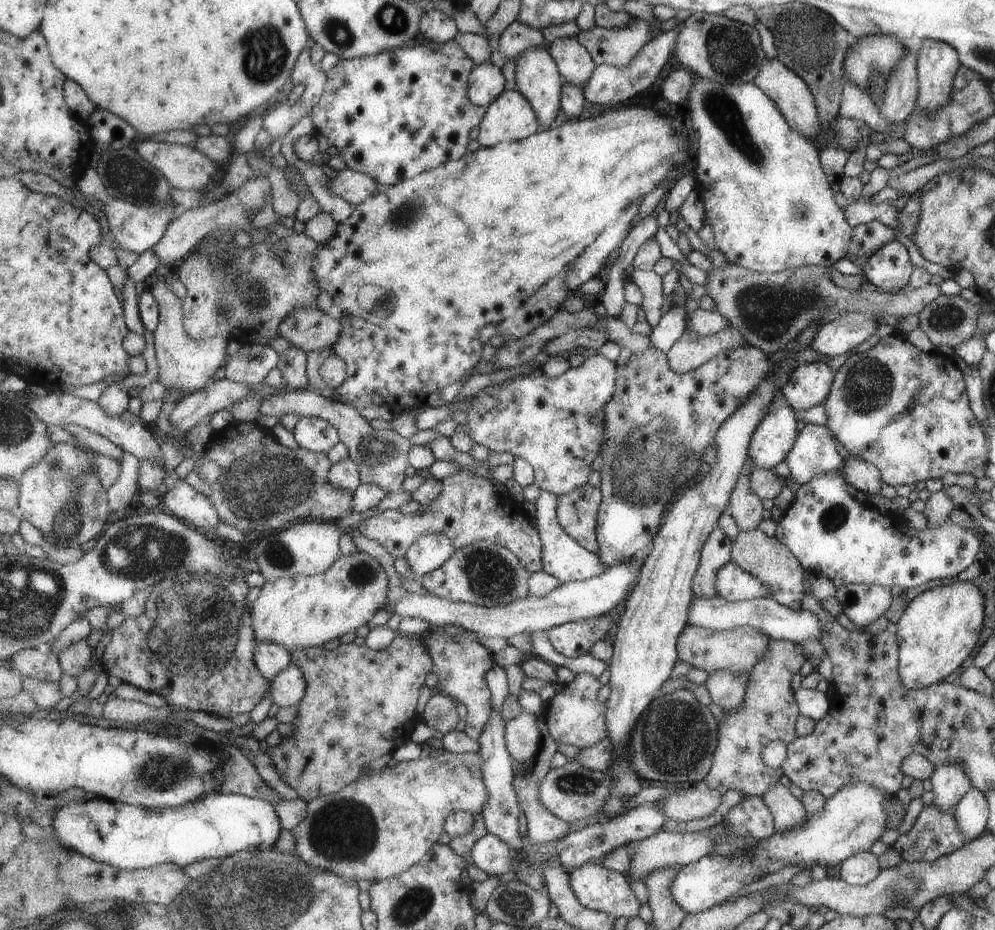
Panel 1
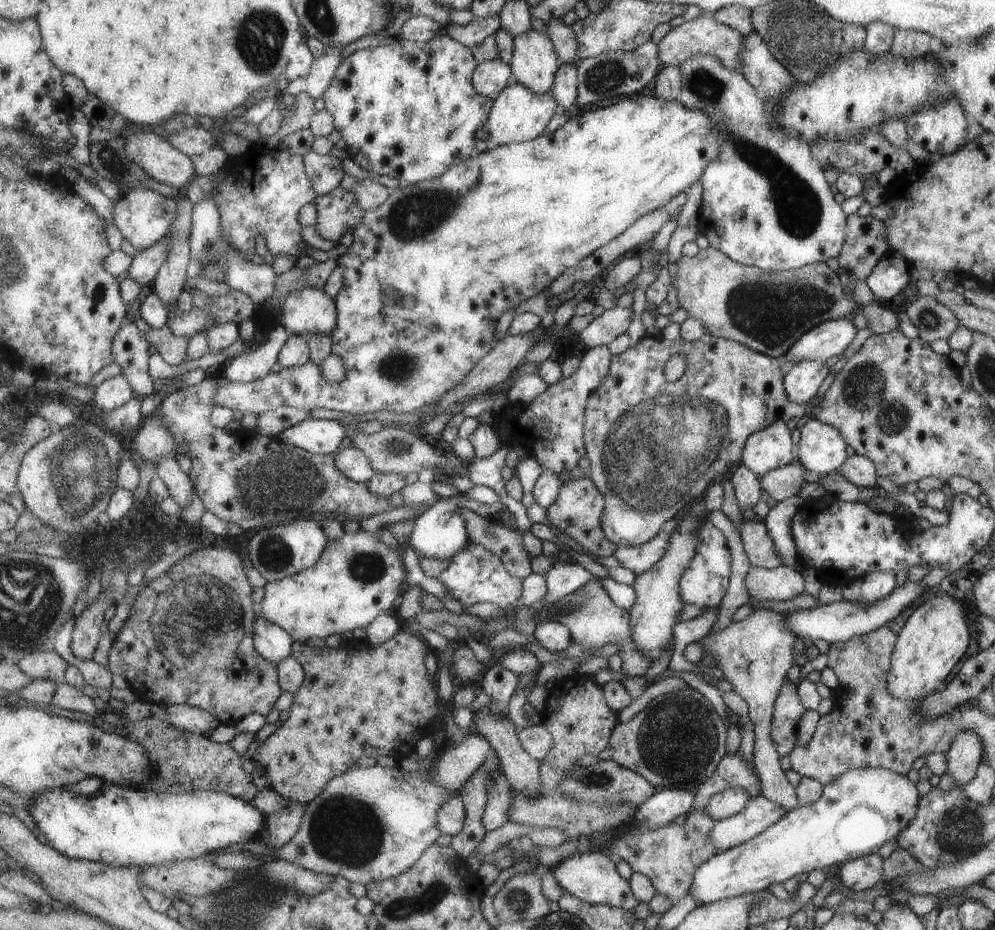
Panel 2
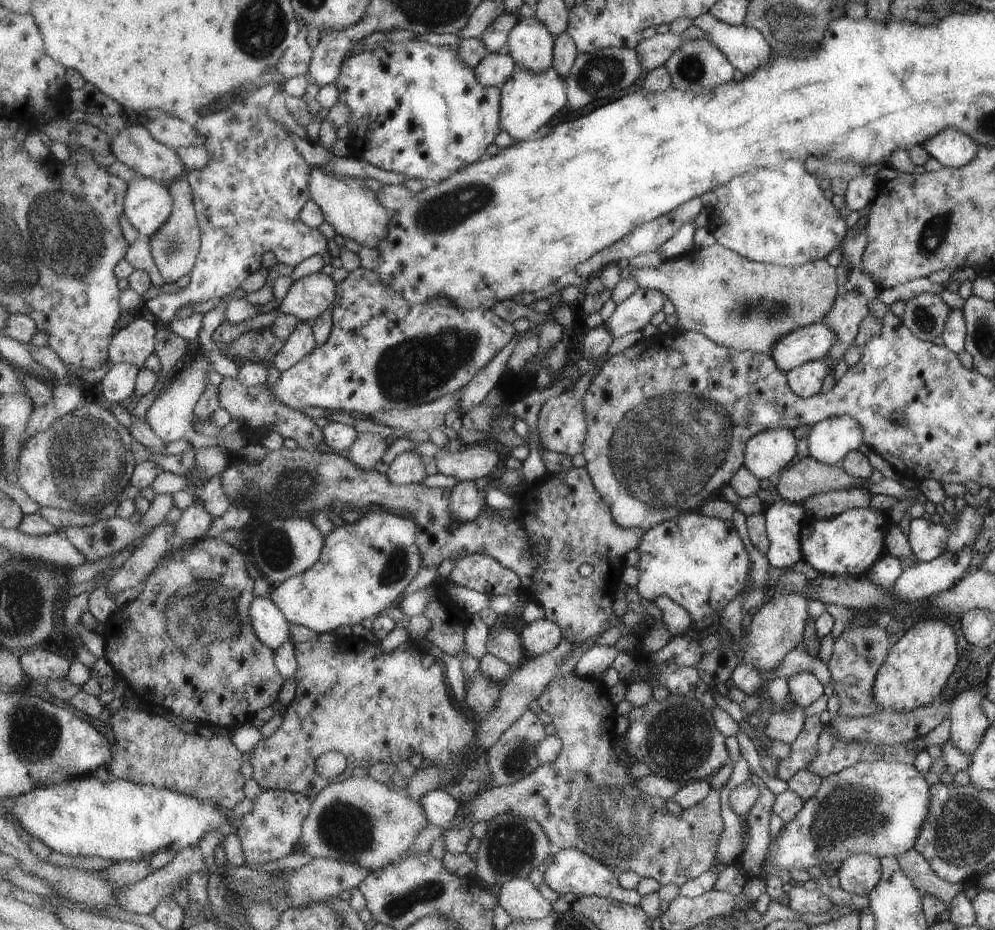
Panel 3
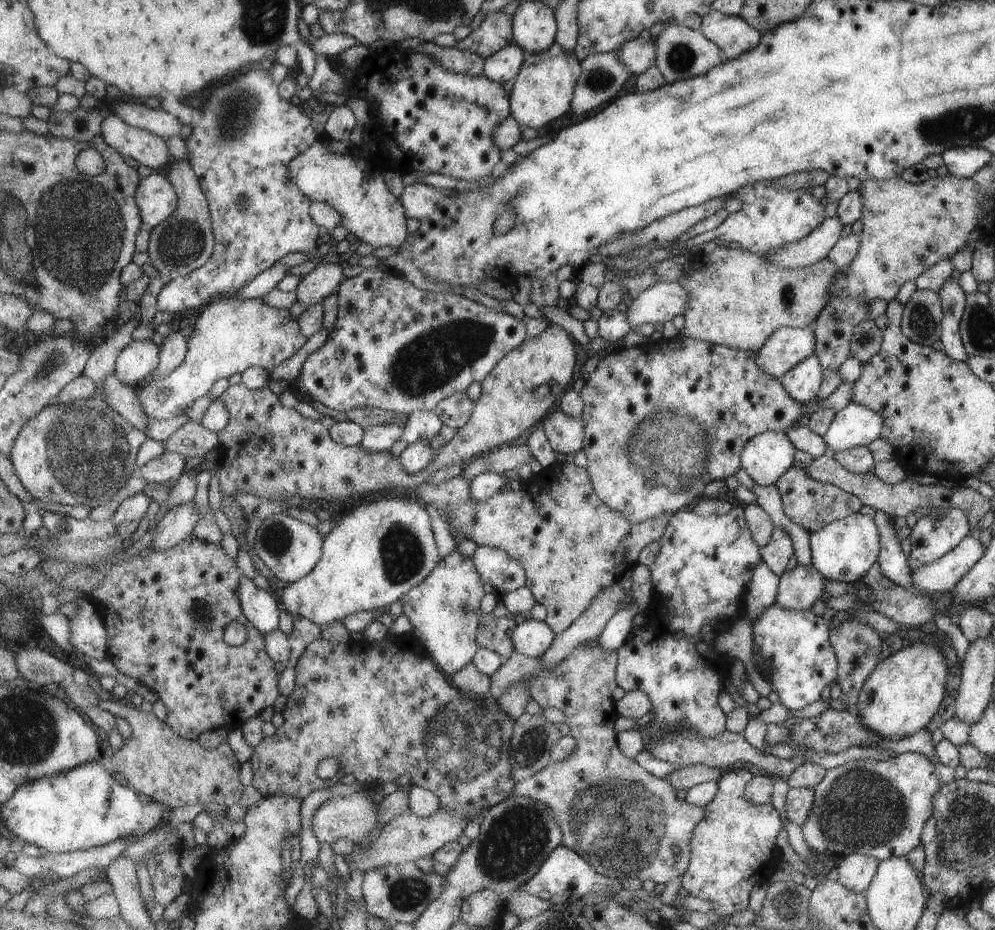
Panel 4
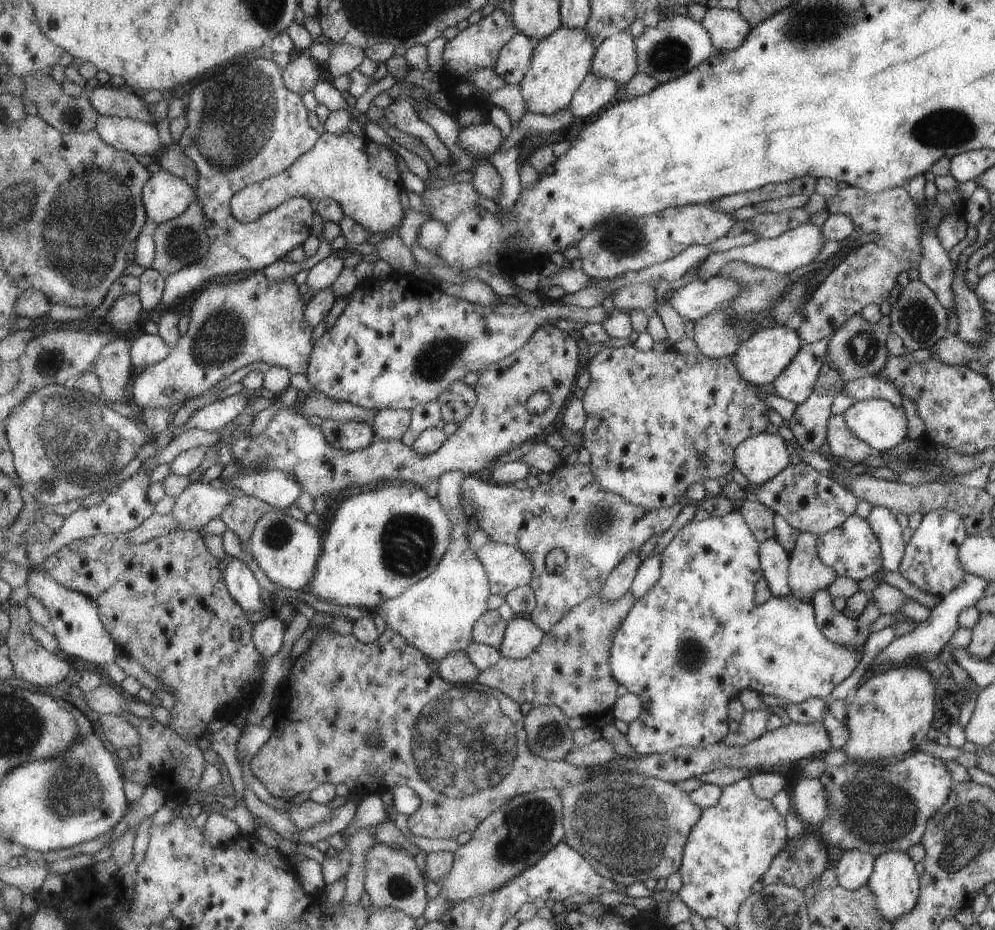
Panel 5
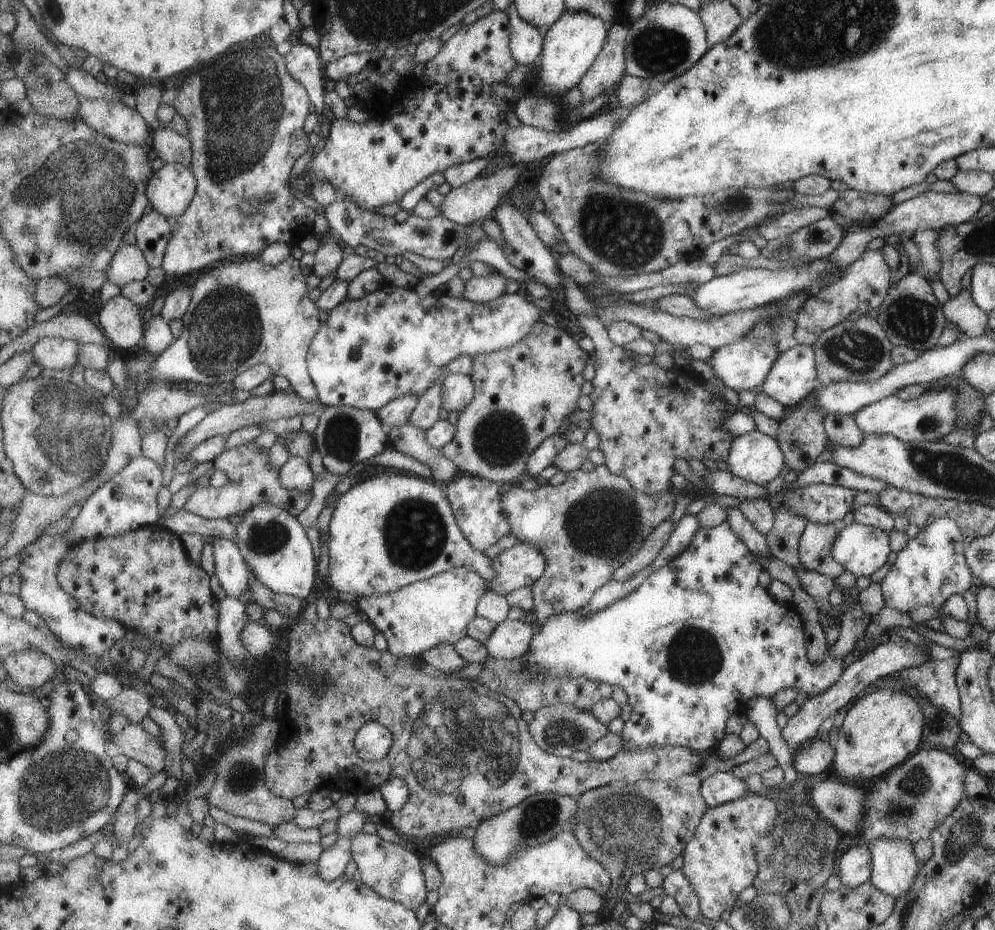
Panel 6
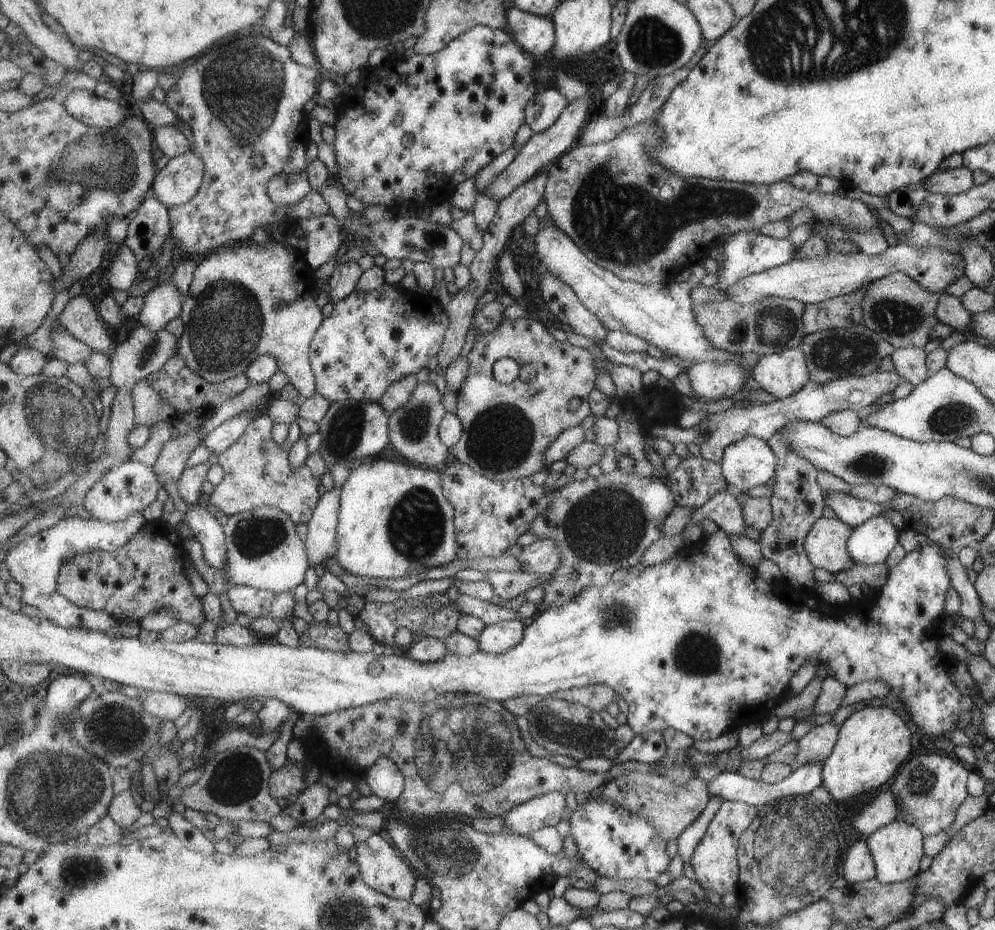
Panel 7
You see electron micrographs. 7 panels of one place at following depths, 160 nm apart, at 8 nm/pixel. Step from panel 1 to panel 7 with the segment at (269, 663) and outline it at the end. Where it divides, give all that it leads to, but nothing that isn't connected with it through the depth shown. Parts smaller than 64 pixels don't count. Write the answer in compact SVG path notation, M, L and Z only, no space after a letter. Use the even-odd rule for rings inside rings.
M193 506L191 512L183 514L176 508L171 513L163 513L161 518L174 528L183 522L204 548L204 559L213 568L224 570L228 553L228 536L224 525L215 518L207 507Z

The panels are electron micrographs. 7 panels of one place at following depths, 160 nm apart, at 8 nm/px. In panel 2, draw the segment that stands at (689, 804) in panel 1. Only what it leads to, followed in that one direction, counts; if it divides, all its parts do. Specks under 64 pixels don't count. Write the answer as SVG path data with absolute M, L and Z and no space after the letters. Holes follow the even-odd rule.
M731 787L715 794L706 806L706 811L711 818L720 821L739 814L750 798L744 788Z

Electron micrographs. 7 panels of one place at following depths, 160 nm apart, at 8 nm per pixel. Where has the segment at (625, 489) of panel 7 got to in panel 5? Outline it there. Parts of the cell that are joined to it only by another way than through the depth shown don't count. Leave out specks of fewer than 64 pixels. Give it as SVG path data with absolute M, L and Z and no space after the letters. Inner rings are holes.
M591 462L588 465L564 463L555 470L550 480L540 483L535 488L527 487L525 490L519 490L513 484L489 484L475 475L468 475L463 480L461 492L462 497L471 500L477 510L477 514L473 516L476 528L485 530L492 541L519 548L533 562L534 576L530 586L535 592L537 606L532 613L532 620L545 632L553 630L555 624L561 622L575 606L599 595L615 568L633 550L642 550L652 538L667 532L673 526L675 518L681 514L685 504L684 501L677 502L674 506L657 510L647 510L643 506L631 504L623 496L602 488L595 480ZM553 548L560 548L567 558L564 568L558 574L547 570L547 554Z

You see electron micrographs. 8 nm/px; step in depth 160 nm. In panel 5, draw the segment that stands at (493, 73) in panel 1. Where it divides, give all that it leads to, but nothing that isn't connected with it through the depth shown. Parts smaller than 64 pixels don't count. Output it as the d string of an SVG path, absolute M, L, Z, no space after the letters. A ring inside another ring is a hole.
M518 31L509 44L503 47L495 70L508 84L521 83L531 70L536 42L527 33Z

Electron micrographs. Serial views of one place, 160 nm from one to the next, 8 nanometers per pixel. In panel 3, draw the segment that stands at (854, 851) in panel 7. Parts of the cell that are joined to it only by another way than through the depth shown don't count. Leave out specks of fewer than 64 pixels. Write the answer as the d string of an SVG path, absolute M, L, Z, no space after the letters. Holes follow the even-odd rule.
M855 853L842 862L836 875L839 887L845 892L867 896L880 879L881 871L877 856L869 853Z

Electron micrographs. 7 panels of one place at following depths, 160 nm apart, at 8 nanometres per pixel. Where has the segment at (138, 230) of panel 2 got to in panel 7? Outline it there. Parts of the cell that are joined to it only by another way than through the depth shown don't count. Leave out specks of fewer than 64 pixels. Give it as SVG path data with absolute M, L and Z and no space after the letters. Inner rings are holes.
M195 152L172 158L156 175L153 196L169 208L187 204L199 192L206 174L206 164Z

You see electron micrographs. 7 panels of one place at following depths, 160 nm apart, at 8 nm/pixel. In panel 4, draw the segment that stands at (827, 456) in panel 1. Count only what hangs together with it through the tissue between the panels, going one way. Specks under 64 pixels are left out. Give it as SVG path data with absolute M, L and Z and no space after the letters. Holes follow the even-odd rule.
M853 402L847 403L841 410L835 412L827 432L822 436L826 444L827 453L834 454L837 451L854 446L867 446L875 438L879 438L883 424L883 416L873 409Z

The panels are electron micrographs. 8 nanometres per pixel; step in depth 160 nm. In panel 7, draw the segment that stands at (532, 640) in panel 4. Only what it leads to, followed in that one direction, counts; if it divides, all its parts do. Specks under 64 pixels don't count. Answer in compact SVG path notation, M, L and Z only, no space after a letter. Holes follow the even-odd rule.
M507 619L487 625L478 640L480 650L500 655L515 648L522 640L527 623L519 619Z

